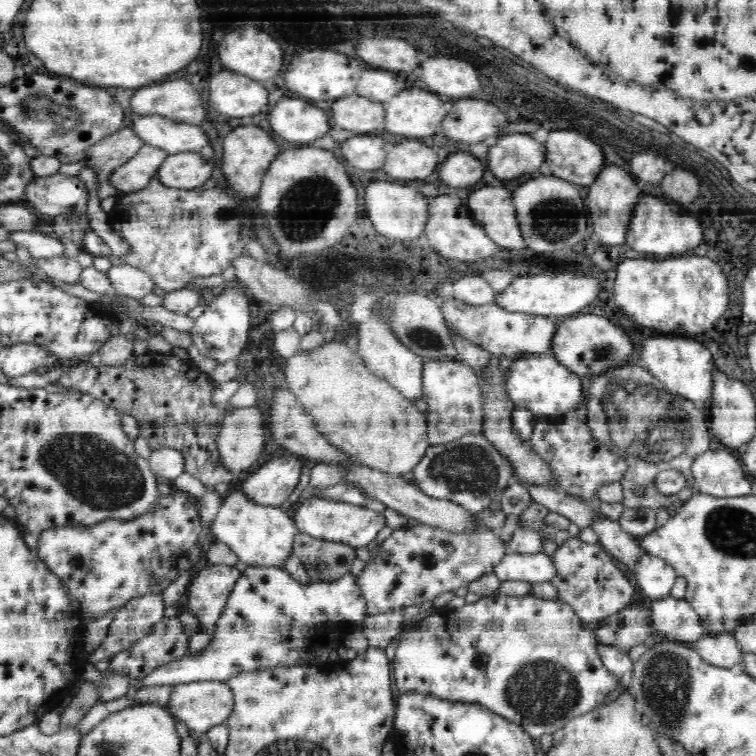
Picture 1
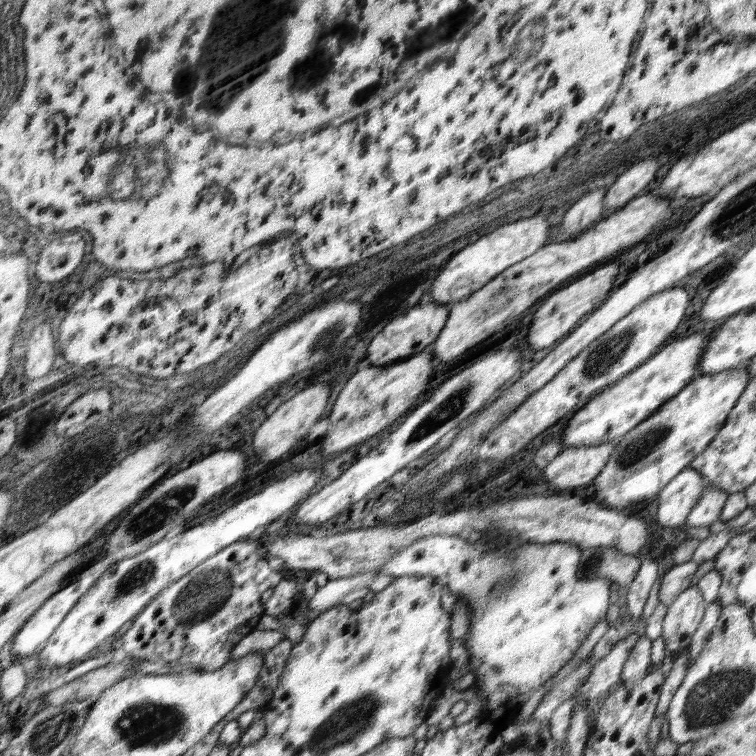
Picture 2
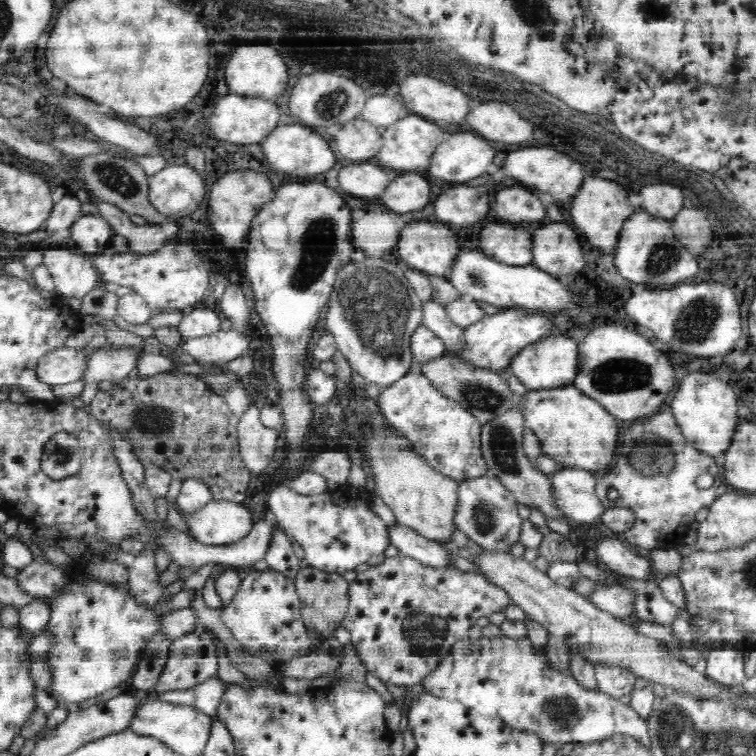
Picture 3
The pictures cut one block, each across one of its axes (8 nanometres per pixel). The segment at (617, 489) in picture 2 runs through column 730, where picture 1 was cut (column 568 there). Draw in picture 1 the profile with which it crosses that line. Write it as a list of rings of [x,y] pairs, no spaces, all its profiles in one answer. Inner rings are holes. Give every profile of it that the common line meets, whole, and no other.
[[[551,352],[516,357],[505,371],[503,385],[515,407],[532,411],[538,419],[561,422],[568,412],[574,412],[578,405],[586,402],[580,377],[561,365]]]

